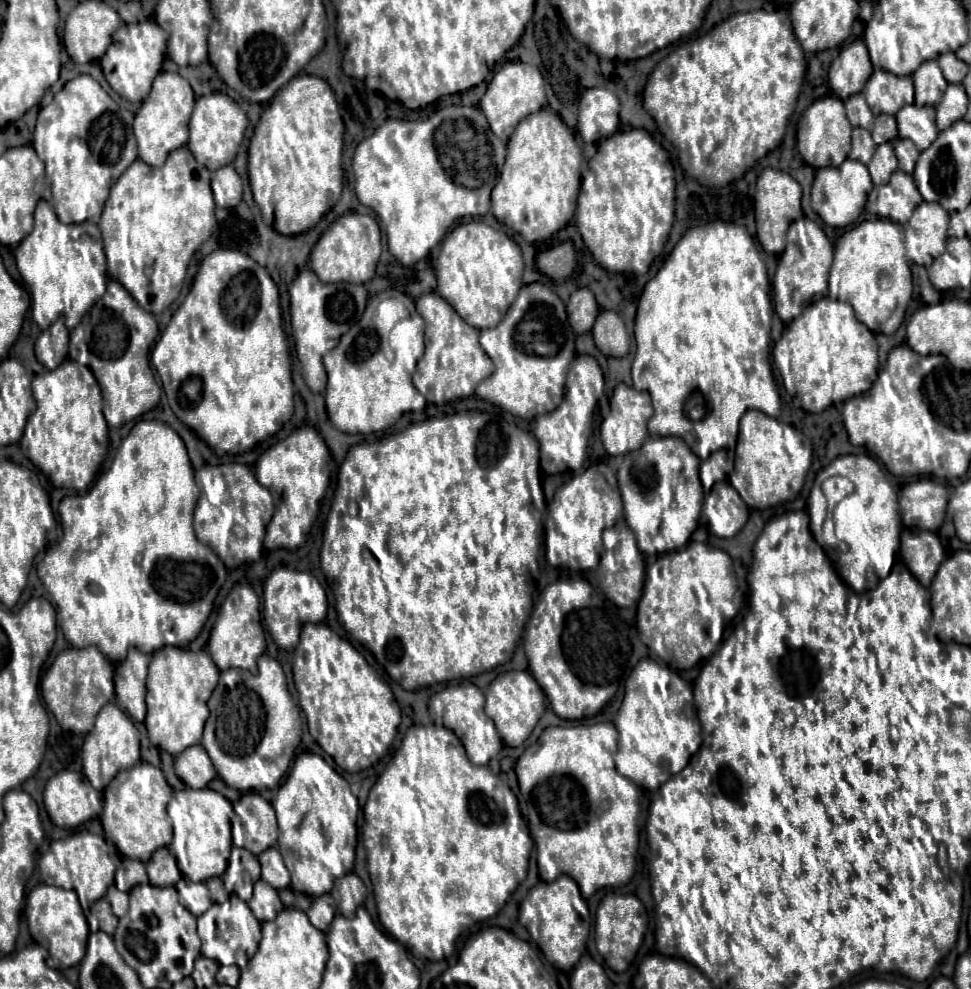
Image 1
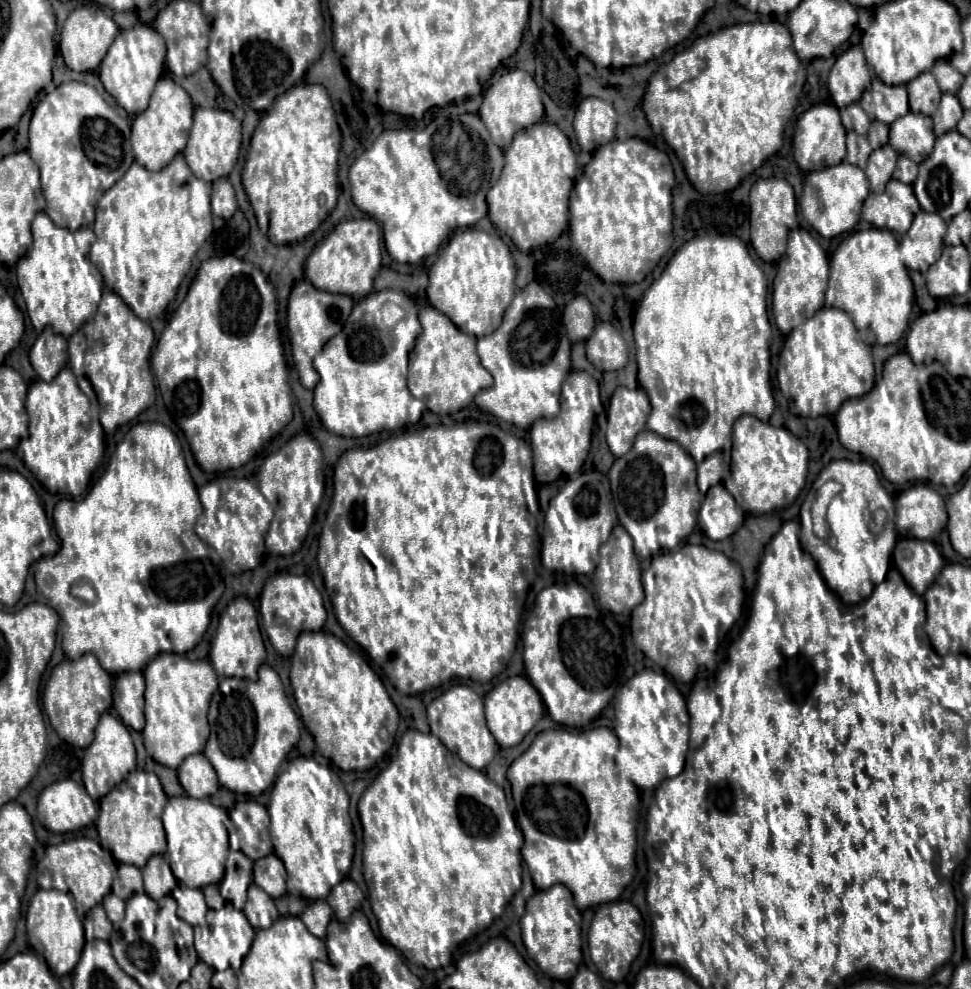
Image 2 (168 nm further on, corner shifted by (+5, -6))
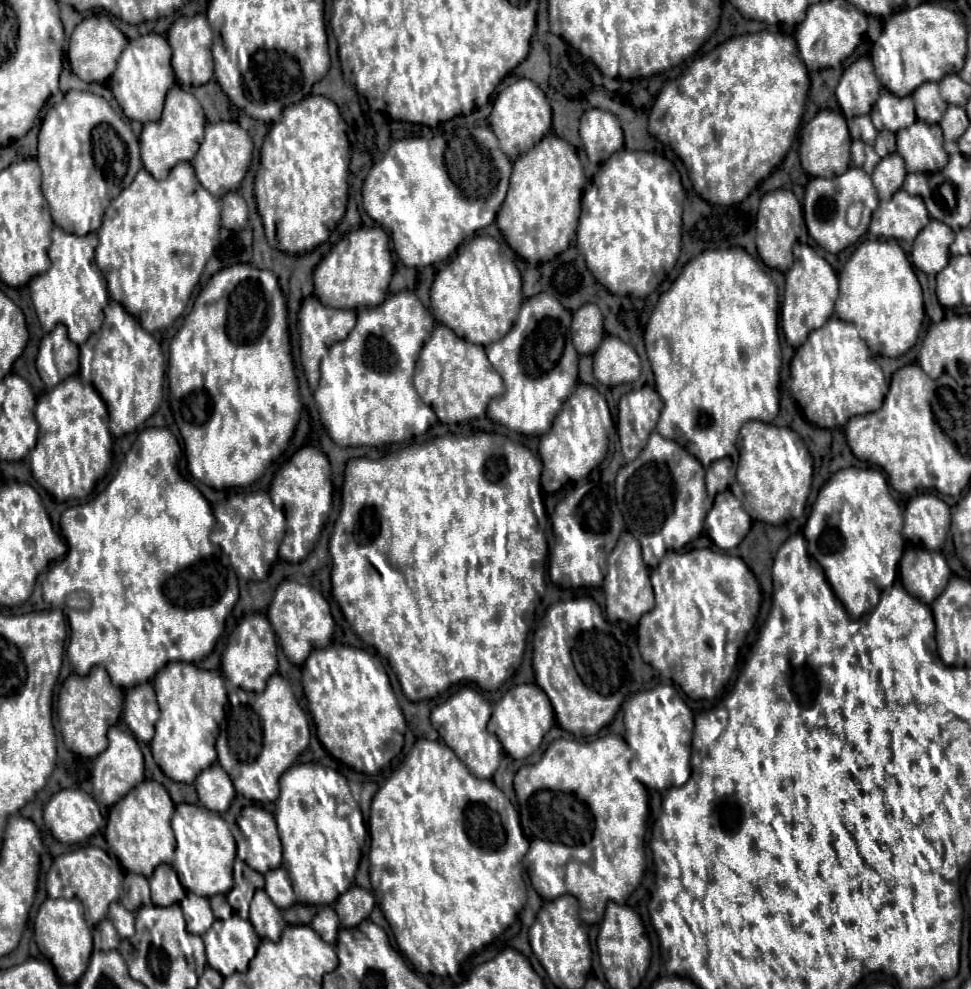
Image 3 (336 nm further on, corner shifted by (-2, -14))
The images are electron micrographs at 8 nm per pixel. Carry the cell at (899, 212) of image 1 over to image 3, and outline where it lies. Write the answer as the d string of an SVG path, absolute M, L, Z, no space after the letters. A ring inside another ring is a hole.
M904 189L888 201L880 201L872 213L870 233L886 239L904 239L912 243L916 235L930 223L922 197L908 195Z

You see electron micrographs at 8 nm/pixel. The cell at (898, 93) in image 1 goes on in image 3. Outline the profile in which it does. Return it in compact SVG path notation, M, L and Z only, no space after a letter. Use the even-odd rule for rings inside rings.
M884 91L880 99L874 103L870 117L878 129L888 129L896 133L898 129L908 127L916 121L912 97L896 97Z

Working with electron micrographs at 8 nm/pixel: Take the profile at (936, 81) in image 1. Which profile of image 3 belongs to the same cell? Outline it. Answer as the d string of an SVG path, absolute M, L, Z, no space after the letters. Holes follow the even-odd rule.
M924 83L912 93L916 105L916 117L926 123L938 123L948 109L948 103L940 97L938 83Z

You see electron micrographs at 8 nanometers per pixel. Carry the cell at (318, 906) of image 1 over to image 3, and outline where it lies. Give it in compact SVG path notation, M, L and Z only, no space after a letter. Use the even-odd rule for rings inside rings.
M322 907L322 909L316 913L316 917L312 919L310 927L312 927L326 943L332 945L332 943L336 941L336 933L338 933L338 927L340 927L336 911L334 911L332 907Z

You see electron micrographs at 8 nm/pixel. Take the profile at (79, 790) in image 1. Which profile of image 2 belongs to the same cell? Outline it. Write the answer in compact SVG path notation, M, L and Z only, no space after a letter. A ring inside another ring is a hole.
M73 779L51 783L37 801L37 819L53 833L77 831L91 825L97 816L97 803Z

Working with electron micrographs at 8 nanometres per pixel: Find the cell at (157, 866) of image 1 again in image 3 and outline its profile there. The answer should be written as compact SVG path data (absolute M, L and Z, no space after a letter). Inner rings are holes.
M160 865L148 879L154 905L172 905L184 899L186 889L180 885L176 871L170 865Z

